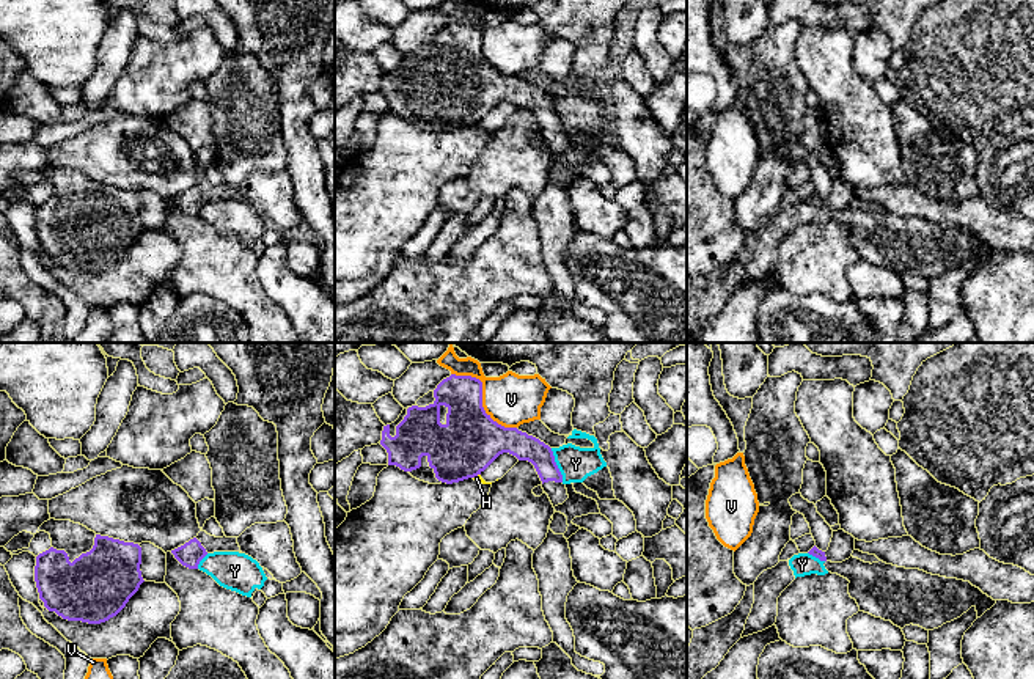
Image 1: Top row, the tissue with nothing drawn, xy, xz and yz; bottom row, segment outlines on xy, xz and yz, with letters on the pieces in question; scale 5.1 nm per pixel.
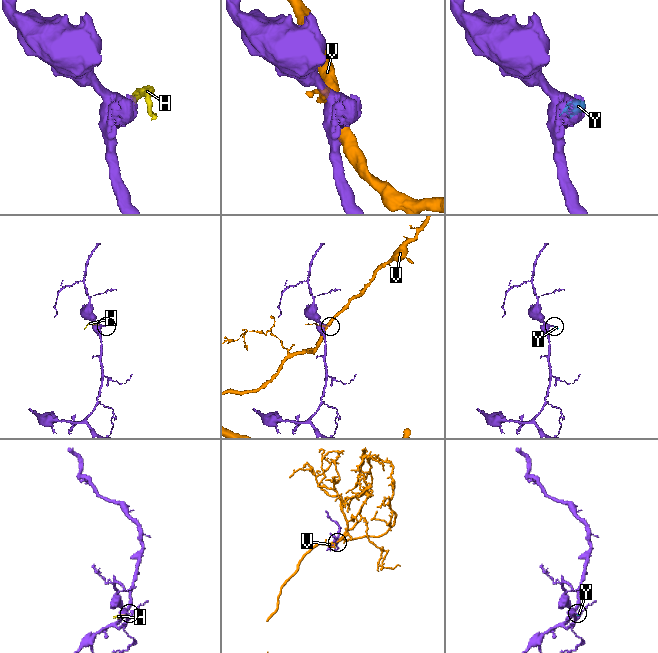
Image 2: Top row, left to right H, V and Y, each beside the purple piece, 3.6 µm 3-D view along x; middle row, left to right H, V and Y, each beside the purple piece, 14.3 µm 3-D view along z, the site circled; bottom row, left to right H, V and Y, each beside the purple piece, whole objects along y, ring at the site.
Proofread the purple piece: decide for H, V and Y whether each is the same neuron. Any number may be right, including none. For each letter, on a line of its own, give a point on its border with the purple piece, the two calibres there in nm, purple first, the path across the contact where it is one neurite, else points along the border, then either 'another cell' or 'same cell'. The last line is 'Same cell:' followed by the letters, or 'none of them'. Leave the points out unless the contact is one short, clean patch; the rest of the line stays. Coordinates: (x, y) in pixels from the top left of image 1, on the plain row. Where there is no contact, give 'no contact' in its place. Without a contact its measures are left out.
H: meets purple in xz at (476, 123); 320 nm thick on the purple side, 30 nm on the other; border along xz (480, 121), (473, 126); another cell
V: meets purple in xz at (481, 46); 320 nm thick on the purple side, 260 nm on the other; another cell
Y: meets purple in xz at (557, 113); 140 nm thick on the purple side, 180 nm on the other; border along xz (550, 96), (563, 129); another cell
Same cell: none of them

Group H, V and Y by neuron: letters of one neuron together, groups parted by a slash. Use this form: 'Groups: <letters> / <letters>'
Groups: H Y / V

